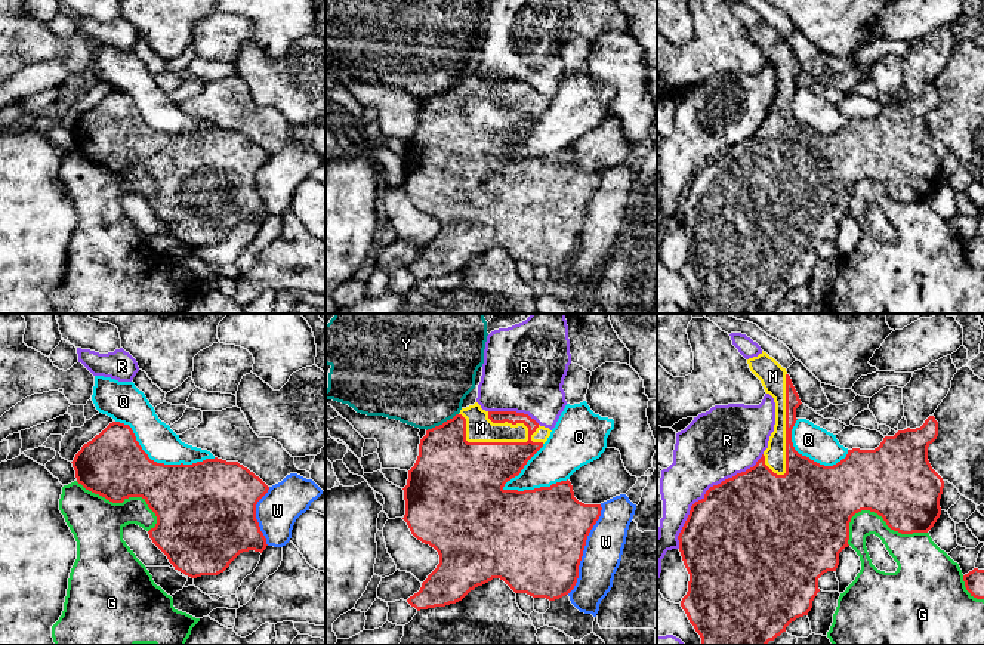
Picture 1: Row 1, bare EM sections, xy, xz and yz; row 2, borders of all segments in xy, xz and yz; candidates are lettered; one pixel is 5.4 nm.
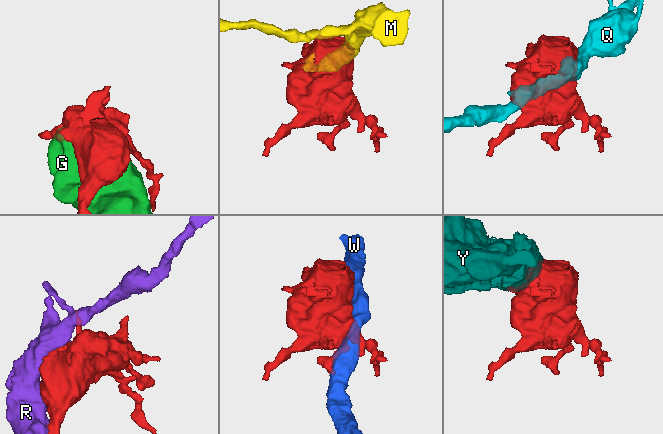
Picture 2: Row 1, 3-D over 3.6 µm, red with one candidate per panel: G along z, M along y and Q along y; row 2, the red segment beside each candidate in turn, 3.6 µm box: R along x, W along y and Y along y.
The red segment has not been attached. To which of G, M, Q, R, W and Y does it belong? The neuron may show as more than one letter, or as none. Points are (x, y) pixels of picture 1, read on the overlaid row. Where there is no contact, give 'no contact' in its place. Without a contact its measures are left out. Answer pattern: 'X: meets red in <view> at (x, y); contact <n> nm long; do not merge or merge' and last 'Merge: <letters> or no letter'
G: meets red in yz at (876, 512); contact 440 nm long; do not merge
M: meets red in xz at (492, 443); contact 500 nm long; merge
Q: meets red in xz at (534, 488); contact 360 nm long; do not merge
R: meets red in yz at (706, 491); contact 700 nm long; do not merge
W: meets red in xz at (583, 549); contact 500 nm long; do not merge
Y: meets red in xz at (443, 423); contact 200 nm long; do not merge
Merge: M

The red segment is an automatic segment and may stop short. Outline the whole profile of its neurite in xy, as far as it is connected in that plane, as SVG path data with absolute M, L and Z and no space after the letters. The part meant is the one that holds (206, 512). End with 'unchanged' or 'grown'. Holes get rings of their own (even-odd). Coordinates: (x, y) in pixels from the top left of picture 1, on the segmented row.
M112 422L92 441L84 444L71 462L77 482L112 503L142 497L155 513L157 524L148 531L152 543L167 556L175 570L191 578L218 575L243 552L263 552L266 538L256 519L256 504L269 487L238 462L206 459L192 465L164 465L148 457L129 425Z; unchanged

